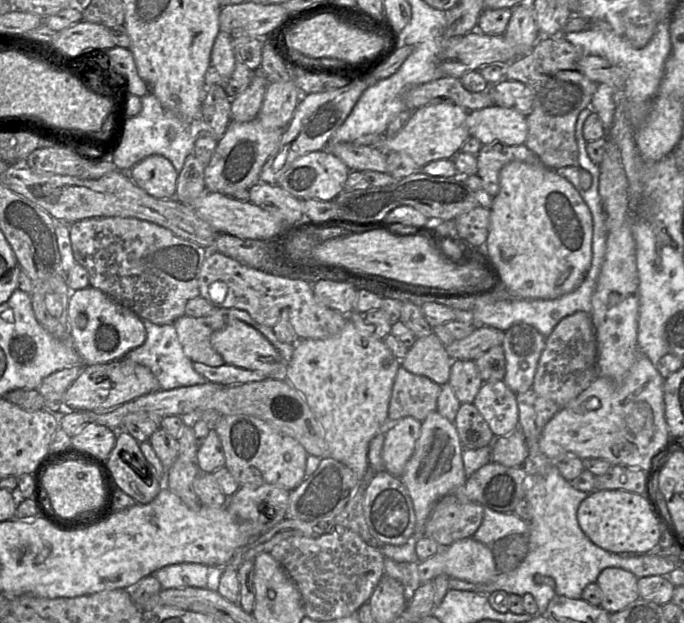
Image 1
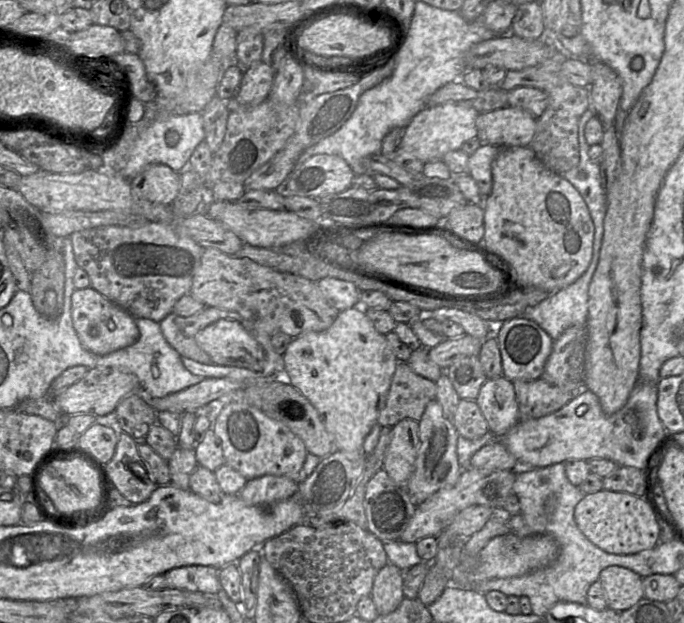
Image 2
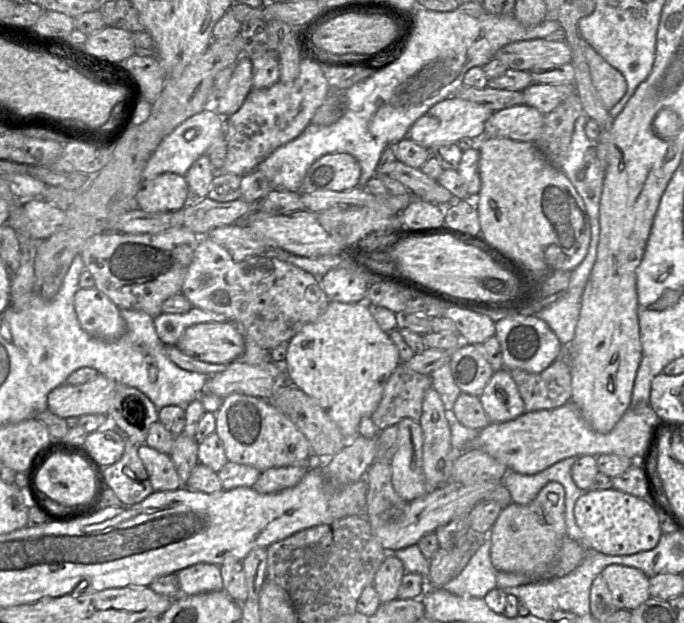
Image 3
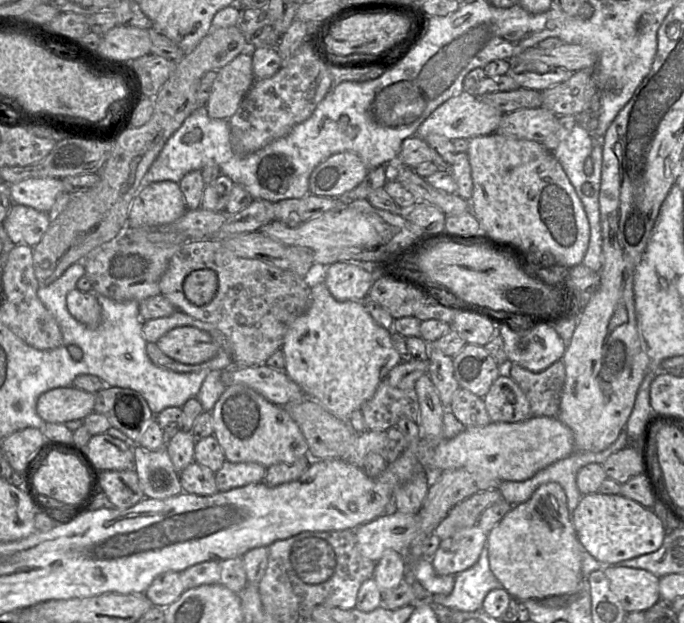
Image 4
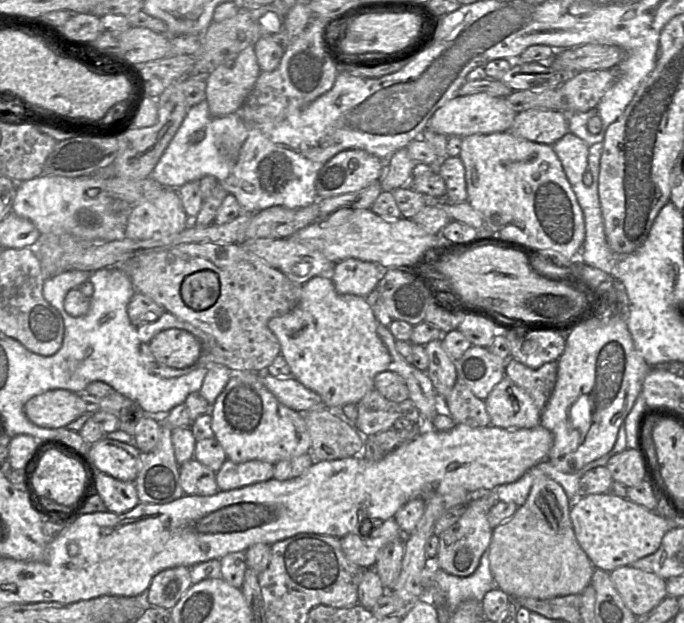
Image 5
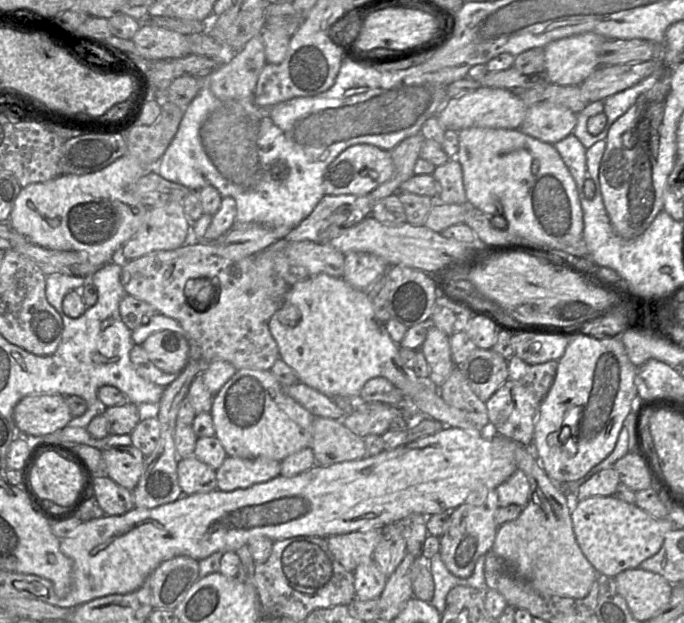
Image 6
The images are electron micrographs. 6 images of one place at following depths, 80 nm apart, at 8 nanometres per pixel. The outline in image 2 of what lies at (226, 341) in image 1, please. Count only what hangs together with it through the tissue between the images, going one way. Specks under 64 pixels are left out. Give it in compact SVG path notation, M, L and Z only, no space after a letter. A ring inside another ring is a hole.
M221 319L200 330L195 341L219 366L262 371L264 351L256 339L232 319Z

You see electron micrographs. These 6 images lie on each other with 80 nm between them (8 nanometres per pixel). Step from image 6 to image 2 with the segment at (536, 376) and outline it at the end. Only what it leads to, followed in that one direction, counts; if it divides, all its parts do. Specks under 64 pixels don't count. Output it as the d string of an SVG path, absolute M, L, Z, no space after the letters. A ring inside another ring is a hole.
M543 378L513 381L519 405L519 421L551 414L566 405L575 395L564 392Z

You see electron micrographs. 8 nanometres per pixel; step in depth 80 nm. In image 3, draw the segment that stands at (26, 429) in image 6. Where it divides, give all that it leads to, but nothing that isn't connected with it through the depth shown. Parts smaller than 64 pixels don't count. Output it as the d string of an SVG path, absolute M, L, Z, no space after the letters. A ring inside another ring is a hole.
M104 375L79 385L62 384L47 395L47 410L66 419L87 414L104 414L112 404L119 384Z

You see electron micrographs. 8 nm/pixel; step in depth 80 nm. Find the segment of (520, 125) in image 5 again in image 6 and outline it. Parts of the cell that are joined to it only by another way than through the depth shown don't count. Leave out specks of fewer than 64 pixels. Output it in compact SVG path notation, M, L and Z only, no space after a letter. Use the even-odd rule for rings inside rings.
M534 105L527 109L519 130L553 145L570 135L576 123L576 113L567 108L556 105Z

